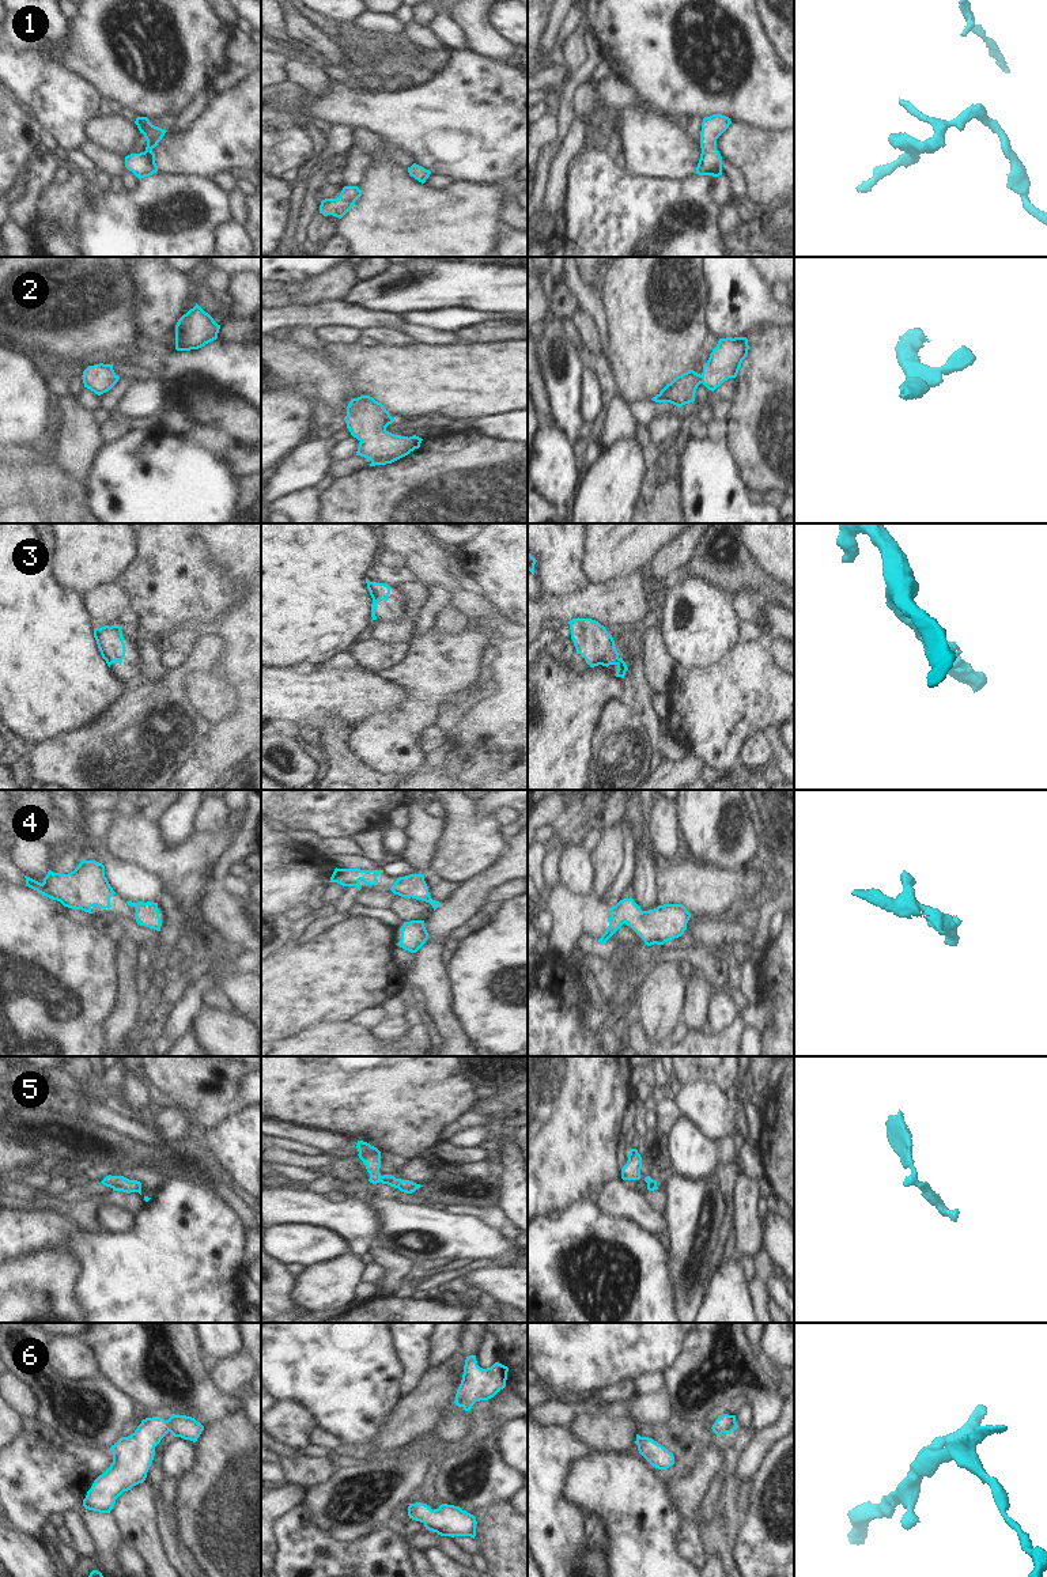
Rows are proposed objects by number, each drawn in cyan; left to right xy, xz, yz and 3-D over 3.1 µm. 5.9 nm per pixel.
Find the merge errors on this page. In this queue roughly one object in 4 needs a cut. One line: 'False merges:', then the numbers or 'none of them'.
False merges: none of them

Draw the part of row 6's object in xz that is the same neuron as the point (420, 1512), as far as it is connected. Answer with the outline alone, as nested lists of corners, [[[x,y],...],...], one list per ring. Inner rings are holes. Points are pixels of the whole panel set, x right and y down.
[[[416,1502],[409,1504],[408,1516],[441,1536],[476,1536],[476,1517],[460,1506],[442,1504],[438,1509]]]

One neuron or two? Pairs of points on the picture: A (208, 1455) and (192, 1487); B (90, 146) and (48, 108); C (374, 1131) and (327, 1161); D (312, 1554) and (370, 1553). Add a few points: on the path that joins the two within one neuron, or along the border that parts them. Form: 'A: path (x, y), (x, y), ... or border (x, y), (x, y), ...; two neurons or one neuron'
A: path (208, 1464), (208, 1475), (201, 1482); one neuron
B: border (87, 137), (78, 148); two neurons
C: border (329, 1131), (337, 1135), (350, 1135), (369, 1144); two neurons
D: path (327, 1555), (355, 1555); one neuron

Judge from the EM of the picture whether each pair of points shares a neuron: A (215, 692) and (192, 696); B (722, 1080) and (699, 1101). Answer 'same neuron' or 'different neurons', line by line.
A: same neuron
B: different neurons

